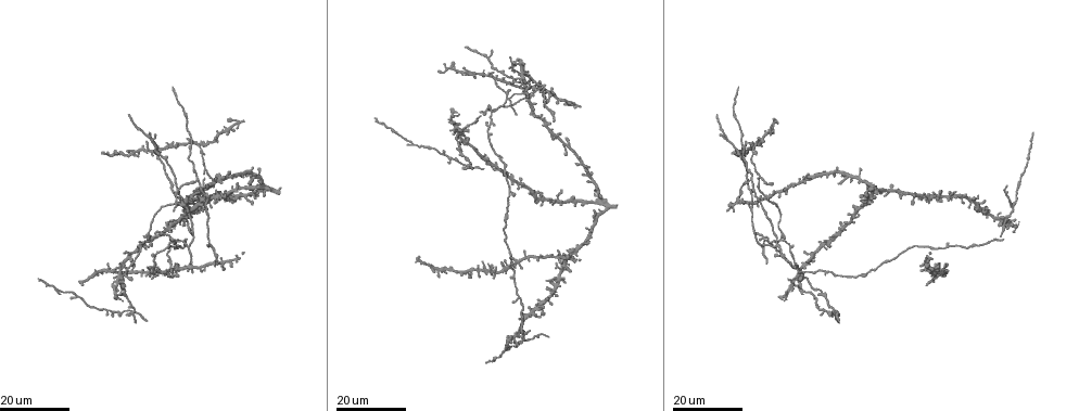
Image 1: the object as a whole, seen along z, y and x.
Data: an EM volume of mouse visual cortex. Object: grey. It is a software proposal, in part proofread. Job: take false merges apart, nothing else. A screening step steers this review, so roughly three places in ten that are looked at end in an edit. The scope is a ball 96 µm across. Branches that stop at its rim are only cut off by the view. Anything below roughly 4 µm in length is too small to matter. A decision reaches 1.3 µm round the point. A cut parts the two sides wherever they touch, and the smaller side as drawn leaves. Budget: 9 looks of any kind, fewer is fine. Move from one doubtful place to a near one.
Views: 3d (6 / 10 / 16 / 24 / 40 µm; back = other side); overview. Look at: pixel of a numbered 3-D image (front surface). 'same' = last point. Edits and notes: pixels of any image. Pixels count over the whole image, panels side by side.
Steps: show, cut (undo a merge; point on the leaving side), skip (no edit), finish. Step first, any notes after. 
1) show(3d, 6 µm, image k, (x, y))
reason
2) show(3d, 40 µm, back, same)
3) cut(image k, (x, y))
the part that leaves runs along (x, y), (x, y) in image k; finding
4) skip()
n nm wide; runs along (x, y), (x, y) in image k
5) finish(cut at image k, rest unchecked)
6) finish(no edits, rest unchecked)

show(3d, 16 µm, image 1, (205, 170))

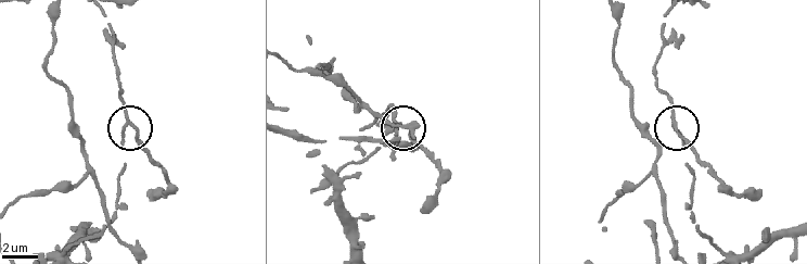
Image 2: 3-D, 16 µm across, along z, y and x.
show(3d, 6 µm, image 2, (135, 130))

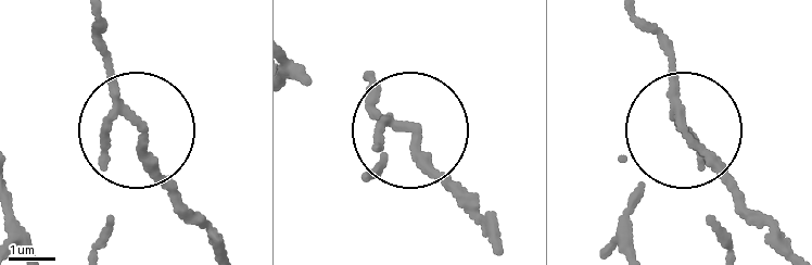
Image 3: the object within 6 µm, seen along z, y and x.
show(3d, 6 µm, back, image 3, (411, 132))
other side

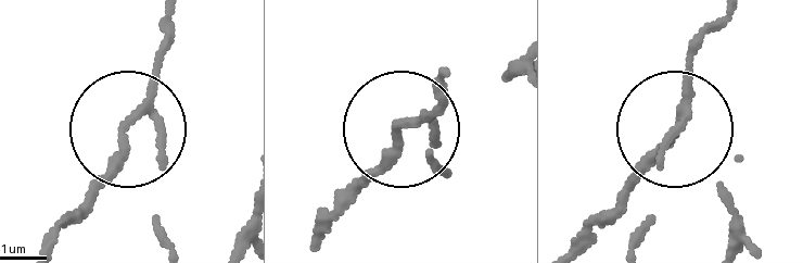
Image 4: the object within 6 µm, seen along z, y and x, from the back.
cut(image 4, (115, 164))
150 nm wide; the part that leaves runs along (143, 112), (112, 178), (58, 237) in image 4; two cells meet here

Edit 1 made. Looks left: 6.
show(3d, 24 µm, image 1, (194, 140))
four arms meet

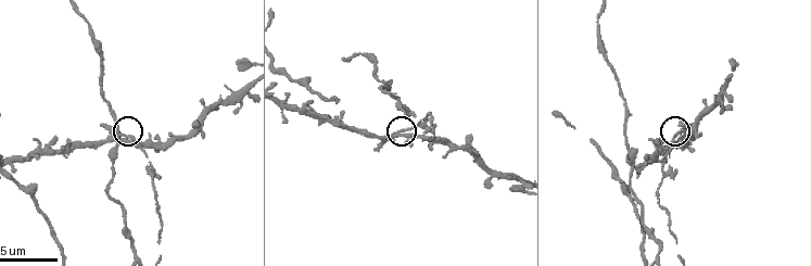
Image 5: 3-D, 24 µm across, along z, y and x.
show(3d, 10 µm, image 5, (130, 138))

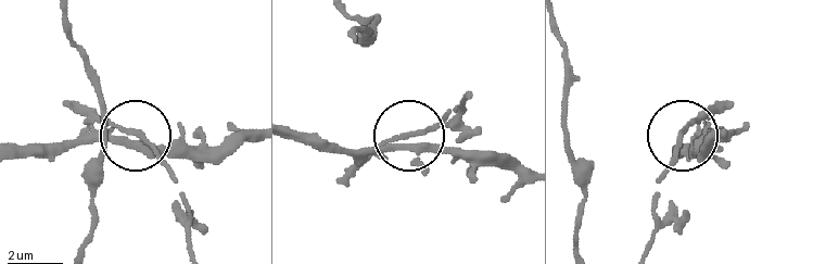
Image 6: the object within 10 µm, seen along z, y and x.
skip()
side arm 12 µm; 4 arms; continuous, no second cell

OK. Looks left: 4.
show(3d, 10 µm, image 5, (614, 165))
a fork

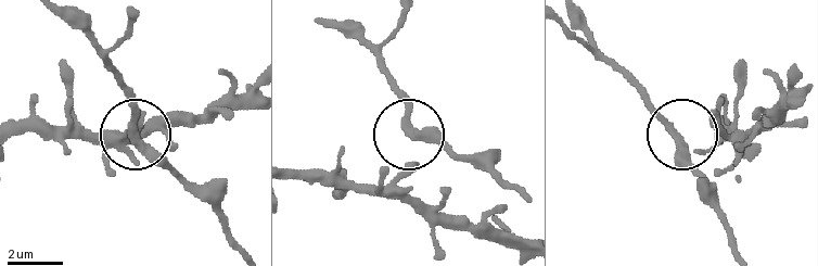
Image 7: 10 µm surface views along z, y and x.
skip()
side arm 16 µm; runs along (246, 251), (144, 138), (123, 78) in image 7; all the same cell

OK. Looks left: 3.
show(3d, 24 µm, image 1, (803, 278))
side arm on a straight run

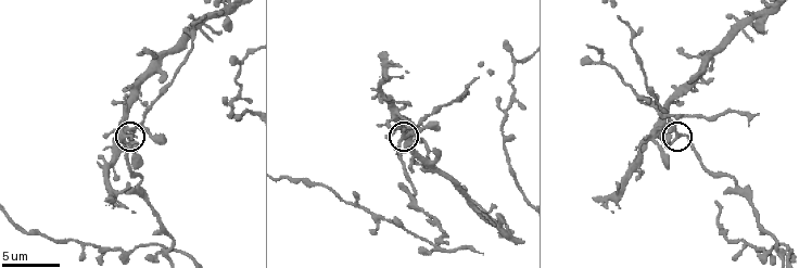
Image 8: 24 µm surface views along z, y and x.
show(3d, 10 µm, image 8, (680, 134))

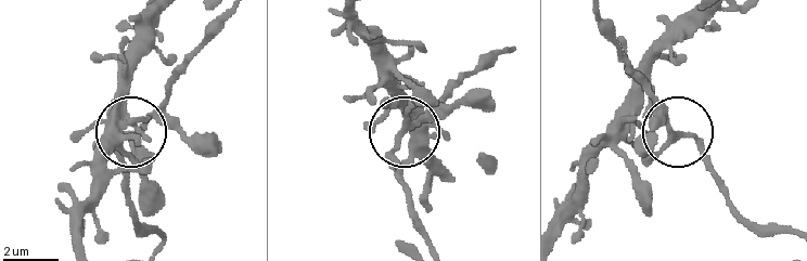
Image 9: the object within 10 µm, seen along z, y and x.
show(3d, 6 µm, image 9, (408, 126))
zoom in

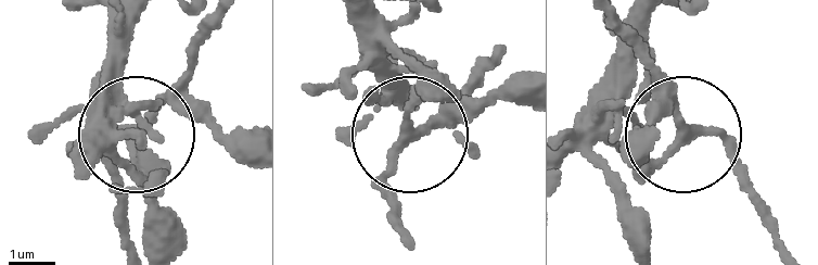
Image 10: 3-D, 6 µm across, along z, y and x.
skip()
all the same cell

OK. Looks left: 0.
finish(cut at image 4, rest unchecked)

